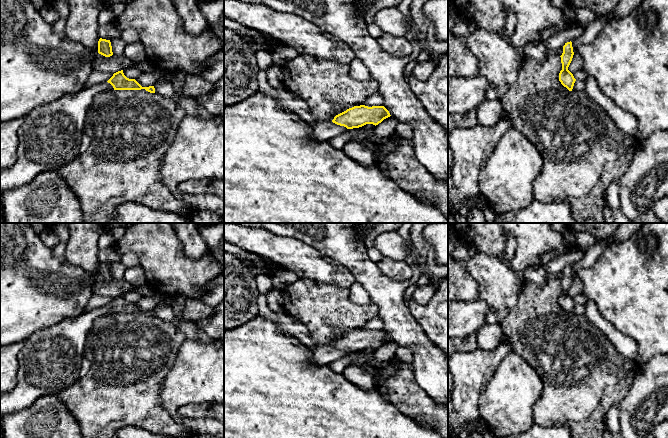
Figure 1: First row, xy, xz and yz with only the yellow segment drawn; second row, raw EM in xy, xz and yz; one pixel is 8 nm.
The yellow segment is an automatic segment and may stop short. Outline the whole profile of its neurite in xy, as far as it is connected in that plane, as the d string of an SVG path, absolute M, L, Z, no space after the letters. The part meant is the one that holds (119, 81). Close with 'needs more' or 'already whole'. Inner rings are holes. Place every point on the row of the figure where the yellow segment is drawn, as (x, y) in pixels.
M121 70L114 73L107 82L86 86L77 93L64 95L62 98L28 112L22 118L23 123L18 130L17 159L10 167L0 168L0 194L8 189L30 183L43 172L58 171L80 154L79 145L84 135L86 115L96 95L112 93L114 90L141 89L155 93L154 86L142 87L135 79L127 78Z | needs more

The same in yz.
M567 42L563 46L563 53L561 57L562 70L559 73L559 81L566 87L569 91L575 93L584 91L585 81L576 80L573 74L568 70L568 67L572 61L574 52L572 47L572 42Z | needs more

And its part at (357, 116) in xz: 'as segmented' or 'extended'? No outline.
extended

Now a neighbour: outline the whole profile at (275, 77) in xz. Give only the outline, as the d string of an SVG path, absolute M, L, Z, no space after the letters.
M278 65L271 66L266 71L266 75L267 75L268 83L273 88L284 87L284 76L283 76L283 72L282 72L281 66L278 66Z

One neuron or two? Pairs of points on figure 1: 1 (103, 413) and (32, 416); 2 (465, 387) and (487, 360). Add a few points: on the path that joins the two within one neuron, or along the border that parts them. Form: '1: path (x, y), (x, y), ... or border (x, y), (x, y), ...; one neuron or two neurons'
1: border (57, 395), (79, 427); two neurons
2: path (469, 380), (480, 367); one neuron

